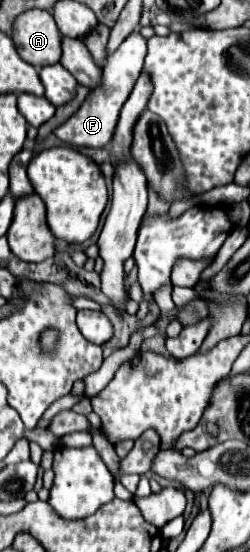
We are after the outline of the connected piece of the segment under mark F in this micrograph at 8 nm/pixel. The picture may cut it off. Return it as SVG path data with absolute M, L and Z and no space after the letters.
M133 31L123 43L121 47L107 57L105 67L103 67L103 81L97 89L93 89L89 93L89 97L83 101L83 105L63 123L59 125L53 133L57 135L57 139L61 139L63 143L69 143L73 147L105 147L111 143L117 119L119 119L119 111L123 107L123 103L128 99L141 69L143 69L143 59L147 53L147 39L141 37L137 31Z

